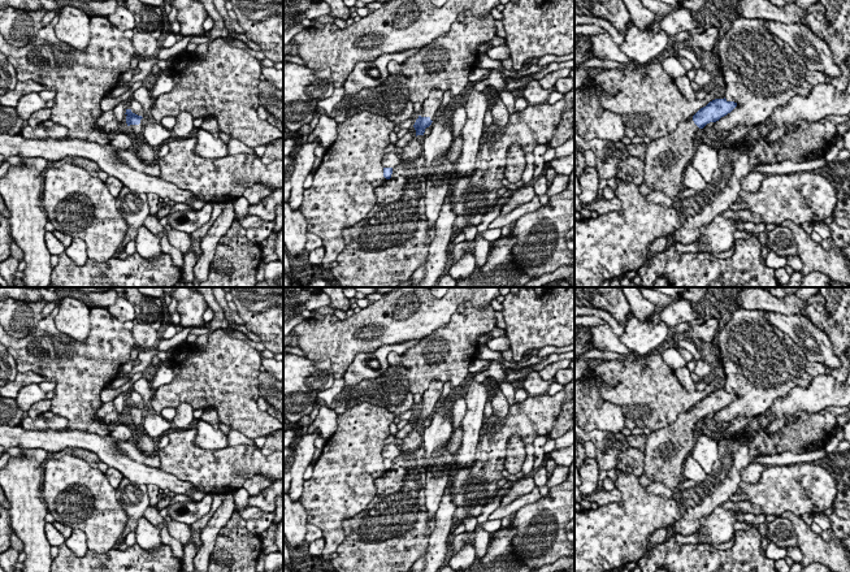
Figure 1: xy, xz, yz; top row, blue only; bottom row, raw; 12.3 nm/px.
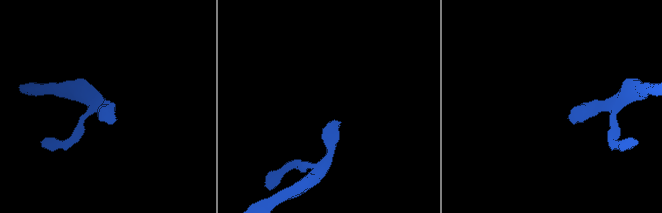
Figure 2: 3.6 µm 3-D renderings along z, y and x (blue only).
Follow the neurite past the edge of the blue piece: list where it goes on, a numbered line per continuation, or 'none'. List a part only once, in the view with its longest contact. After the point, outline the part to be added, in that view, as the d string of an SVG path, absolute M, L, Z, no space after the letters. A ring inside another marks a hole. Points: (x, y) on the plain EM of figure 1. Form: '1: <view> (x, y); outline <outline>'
1: xy (144, 442); outline M144 410L140 411L139 416L130 416L129 421L131 428L134 429L134 433L138 433L138 437L134 437L139 450L146 455L157 455L159 447L157 443L153 442L153 439L143 430L143 419L144 419Z

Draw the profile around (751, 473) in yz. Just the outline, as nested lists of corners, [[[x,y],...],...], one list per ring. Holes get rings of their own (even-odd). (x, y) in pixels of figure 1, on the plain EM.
[[[750,463],[747,467],[741,469],[741,480],[749,484],[758,484],[764,468],[766,467],[760,463]]]

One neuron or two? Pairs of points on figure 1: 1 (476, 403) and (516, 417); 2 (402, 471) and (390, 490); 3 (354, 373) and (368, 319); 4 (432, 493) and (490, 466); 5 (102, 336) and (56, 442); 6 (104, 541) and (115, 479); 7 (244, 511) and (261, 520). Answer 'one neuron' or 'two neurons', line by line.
1: two neurons
2: one neuron
3: two neurons
4: two neurons
5: two neurons
6: two neurons
7: one neuron

